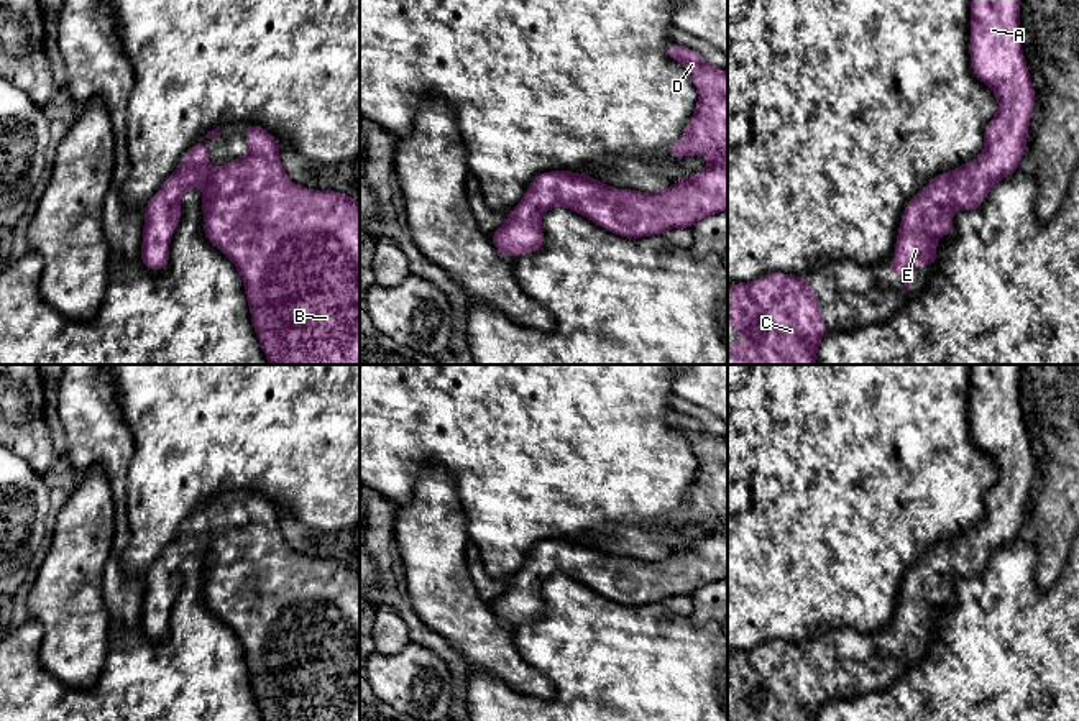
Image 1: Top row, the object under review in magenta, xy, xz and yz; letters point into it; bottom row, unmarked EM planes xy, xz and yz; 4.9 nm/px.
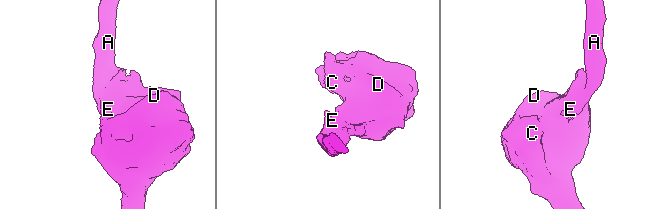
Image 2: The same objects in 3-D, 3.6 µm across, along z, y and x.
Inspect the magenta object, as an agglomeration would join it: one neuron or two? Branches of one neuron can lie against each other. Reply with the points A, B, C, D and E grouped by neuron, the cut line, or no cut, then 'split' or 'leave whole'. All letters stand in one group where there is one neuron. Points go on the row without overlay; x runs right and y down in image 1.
A B C D E | no cut | leave whole

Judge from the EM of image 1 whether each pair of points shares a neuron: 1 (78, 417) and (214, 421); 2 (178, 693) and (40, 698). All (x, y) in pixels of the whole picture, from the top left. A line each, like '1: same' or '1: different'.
1: different
2: same

